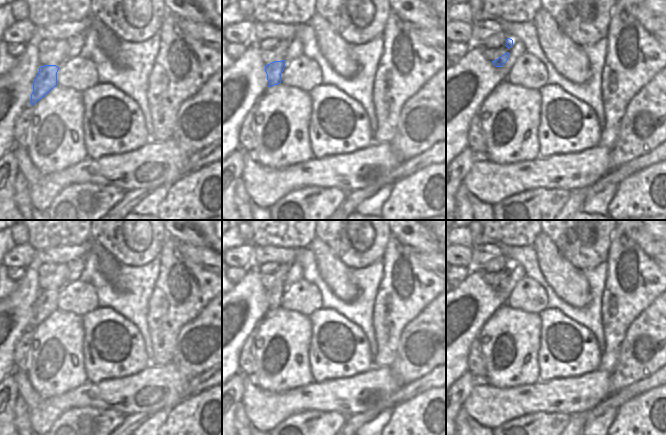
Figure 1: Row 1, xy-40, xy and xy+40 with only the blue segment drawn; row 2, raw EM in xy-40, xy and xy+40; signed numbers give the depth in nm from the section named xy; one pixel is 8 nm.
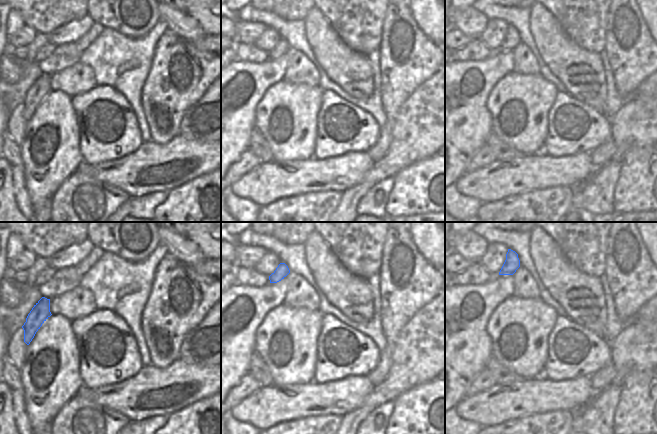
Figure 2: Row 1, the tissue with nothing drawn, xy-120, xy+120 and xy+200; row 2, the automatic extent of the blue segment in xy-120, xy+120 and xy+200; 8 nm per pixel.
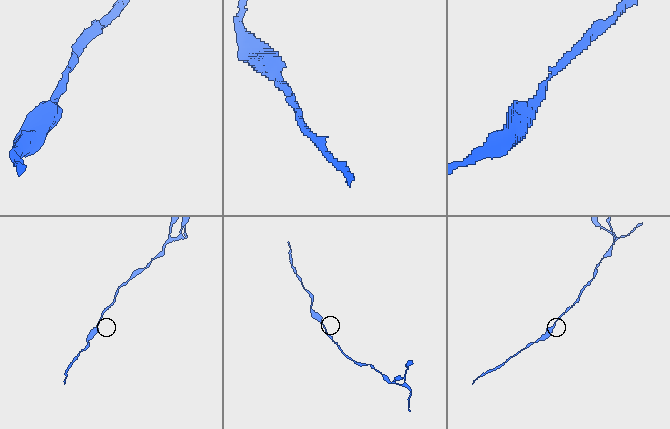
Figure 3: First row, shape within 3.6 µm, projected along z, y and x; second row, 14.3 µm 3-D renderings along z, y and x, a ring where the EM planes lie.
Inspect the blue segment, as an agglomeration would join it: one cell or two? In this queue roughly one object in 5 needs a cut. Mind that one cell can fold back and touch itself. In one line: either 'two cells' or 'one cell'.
one cell

